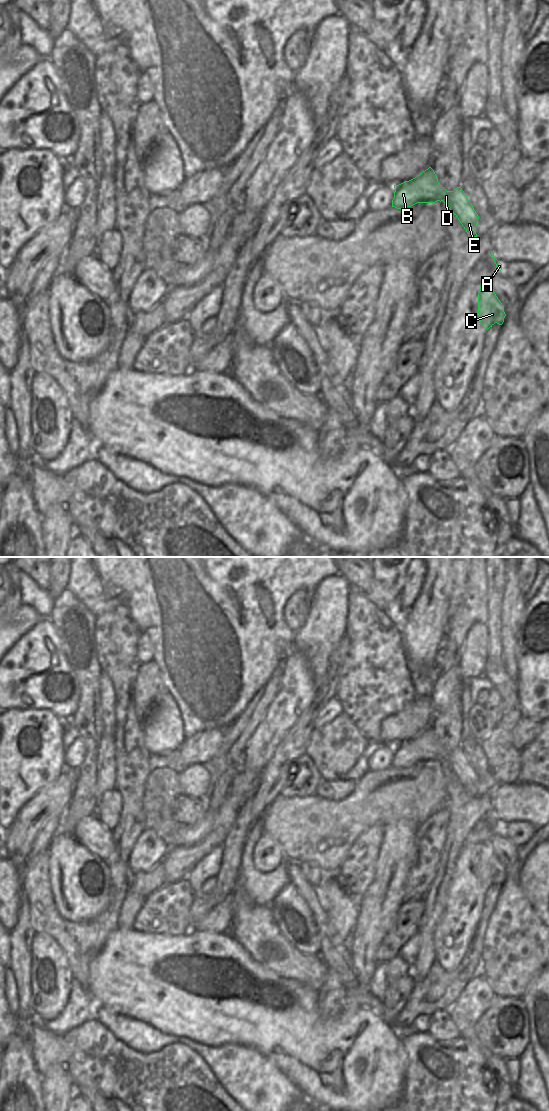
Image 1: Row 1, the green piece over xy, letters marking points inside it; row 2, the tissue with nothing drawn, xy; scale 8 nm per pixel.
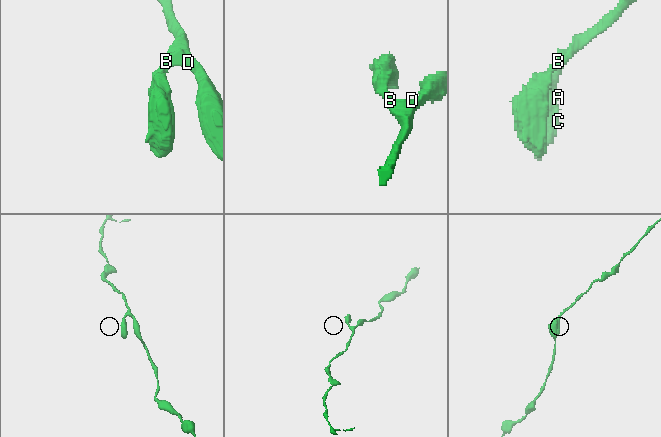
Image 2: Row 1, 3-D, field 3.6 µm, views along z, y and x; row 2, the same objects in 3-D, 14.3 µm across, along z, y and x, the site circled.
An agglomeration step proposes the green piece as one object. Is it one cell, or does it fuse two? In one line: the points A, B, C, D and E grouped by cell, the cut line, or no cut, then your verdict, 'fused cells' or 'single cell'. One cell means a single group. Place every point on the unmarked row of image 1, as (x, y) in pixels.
groups A B C D E; cut none; single cell

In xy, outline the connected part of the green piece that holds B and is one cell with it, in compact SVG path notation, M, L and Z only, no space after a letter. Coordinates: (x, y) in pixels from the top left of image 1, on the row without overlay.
M429 727L417 737L394 745L392 767L403 769L417 763L443 761L458 778L471 797L477 797L476 786L479 776L461 747L447 751L439 742L434 730Z

